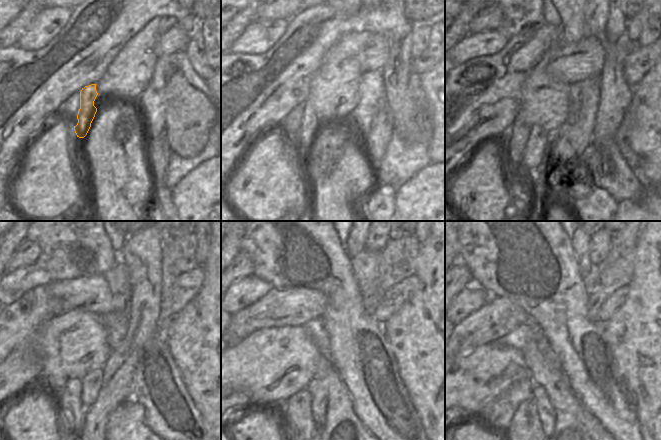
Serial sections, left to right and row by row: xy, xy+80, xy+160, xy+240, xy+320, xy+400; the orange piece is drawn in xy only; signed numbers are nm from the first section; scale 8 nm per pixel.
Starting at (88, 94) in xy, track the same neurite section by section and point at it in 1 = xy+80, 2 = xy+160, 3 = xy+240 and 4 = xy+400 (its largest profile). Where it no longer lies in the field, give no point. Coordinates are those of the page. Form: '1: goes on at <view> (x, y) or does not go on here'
1: goes on at xy+80 (309, 133)
2: goes on at xy+160 (538, 151)
3: goes on at xy+240 (91, 383)
4: goes on at xy+400 (546, 413)

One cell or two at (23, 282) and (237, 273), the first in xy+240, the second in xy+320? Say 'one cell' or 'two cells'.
two cells

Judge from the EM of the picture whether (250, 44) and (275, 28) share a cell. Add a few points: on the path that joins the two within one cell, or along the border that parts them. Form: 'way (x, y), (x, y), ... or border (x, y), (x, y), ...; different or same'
way (256, 39), (262, 34), (269, 32); same

